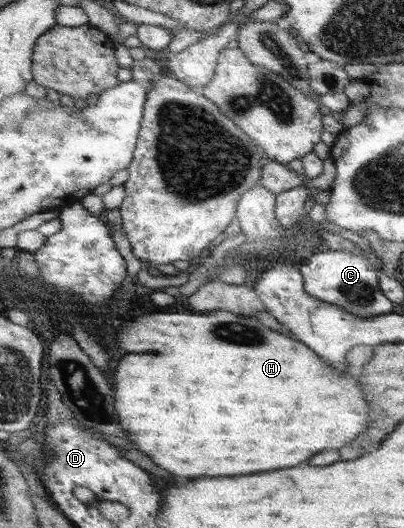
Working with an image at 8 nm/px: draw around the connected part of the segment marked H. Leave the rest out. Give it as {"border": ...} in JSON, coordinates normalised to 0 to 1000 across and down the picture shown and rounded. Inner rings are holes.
{"border":[[[542,587],[522,595],[458,595],[458,591],[428,591],[428,595],[379,595],[379,598],[349,598],[334,610],[309,614],[309,621],[285,640],[290,655],[314,667],[386,667],[379,670],[319,670],[304,678],[304,686],[285,697],[285,742],[290,742],[290,777],[300,780],[309,814],[324,818],[329,837],[339,833],[339,845],[369,860],[394,883],[418,890],[438,902],[597,902],[597,898],[641,898],[666,890],[696,890],[696,886],[730,886],[745,875],[775,867],[780,860],[795,860],[804,852],[842,852],[859,841],[889,830],[913,811],[913,788],[918,773],[903,754],[899,731],[889,727],[884,712],[889,701],[864,701],[864,708],[829,705],[790,670],[780,670],[750,646],[725,644],[715,636],[700,636],[686,625],[661,621],[656,614],[636,610],[631,600],[587,597],[574,589]]]}

